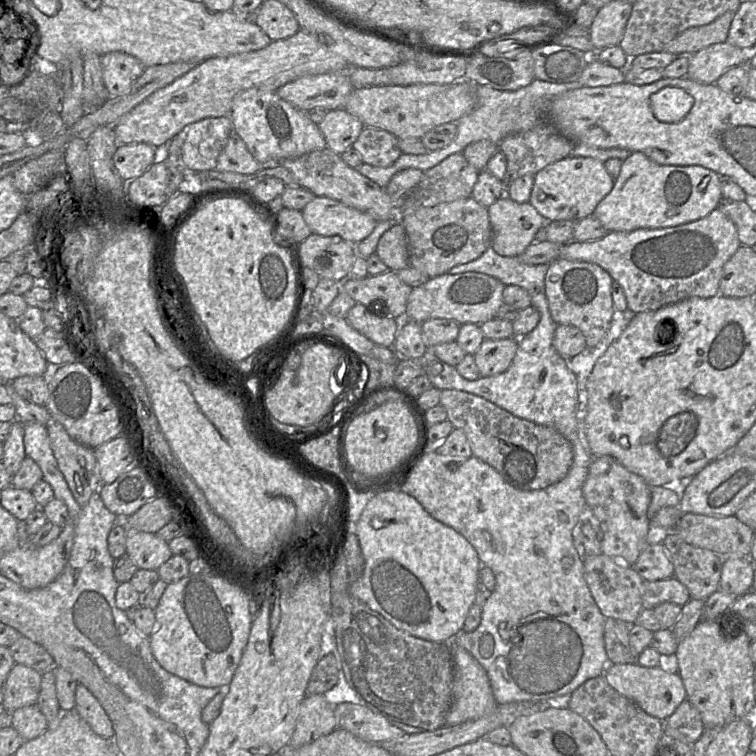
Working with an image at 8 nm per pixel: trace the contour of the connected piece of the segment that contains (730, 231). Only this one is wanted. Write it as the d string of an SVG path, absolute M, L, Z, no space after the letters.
M719 207L707 216L679 226L658 229L635 229L608 232L600 239L575 242L562 246L559 259L589 262L603 268L623 289L627 308L634 313L657 310L689 297L710 298L719 294L719 282L724 264L741 243L734 223Z

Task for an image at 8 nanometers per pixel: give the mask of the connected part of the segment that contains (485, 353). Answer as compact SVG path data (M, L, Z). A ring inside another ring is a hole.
M484 339L474 353L474 360L481 377L488 377L506 371L517 352L518 339Z

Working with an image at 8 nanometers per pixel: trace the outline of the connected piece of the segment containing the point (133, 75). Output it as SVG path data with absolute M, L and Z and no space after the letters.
M122 52L101 56L101 65L103 82L109 97L127 93L145 68L137 58Z

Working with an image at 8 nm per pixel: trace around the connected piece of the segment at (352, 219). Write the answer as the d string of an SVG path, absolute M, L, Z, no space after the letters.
M315 196L301 212L312 233L340 236L355 244L365 239L378 223L366 212L323 196Z

